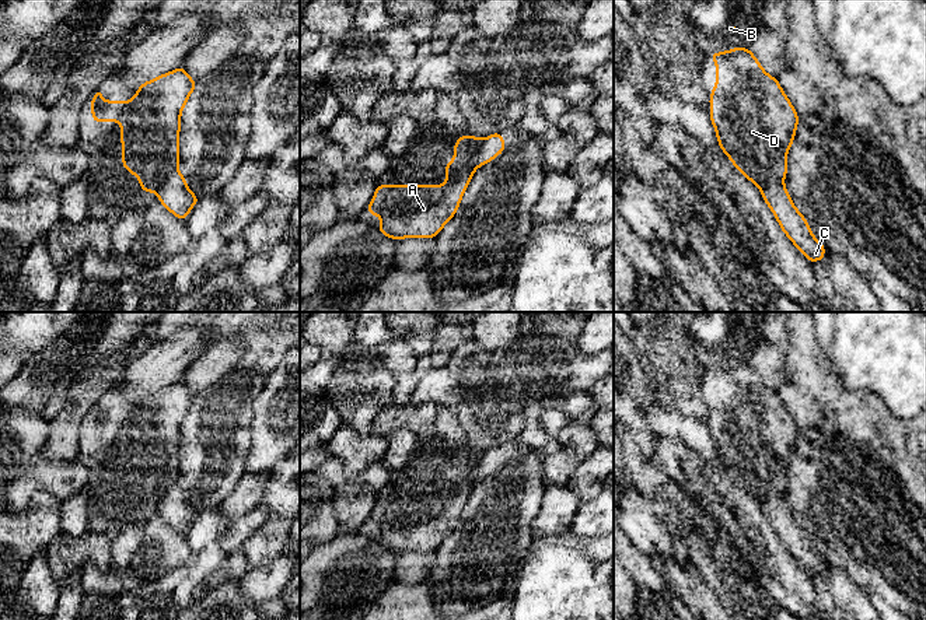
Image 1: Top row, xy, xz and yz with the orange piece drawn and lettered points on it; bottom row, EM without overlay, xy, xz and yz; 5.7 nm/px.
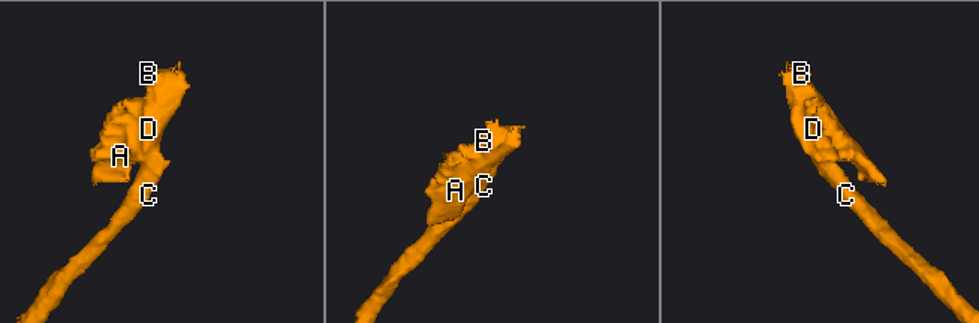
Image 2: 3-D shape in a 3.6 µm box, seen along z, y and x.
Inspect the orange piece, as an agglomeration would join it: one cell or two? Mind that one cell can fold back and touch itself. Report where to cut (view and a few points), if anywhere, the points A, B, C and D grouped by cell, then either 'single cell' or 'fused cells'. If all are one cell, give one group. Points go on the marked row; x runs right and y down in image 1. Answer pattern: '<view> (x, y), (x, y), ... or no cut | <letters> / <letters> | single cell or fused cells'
xy (177, 167), (160, 185), (157, 193) | A B D / C | fused cells

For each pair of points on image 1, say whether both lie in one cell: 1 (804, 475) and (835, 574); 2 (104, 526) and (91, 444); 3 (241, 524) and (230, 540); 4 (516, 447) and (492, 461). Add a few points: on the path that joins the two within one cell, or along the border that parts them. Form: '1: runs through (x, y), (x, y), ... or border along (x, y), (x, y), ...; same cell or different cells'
1: border along (828, 563), (841, 568), (858, 587); different cells
2: runs through (104, 505), (104, 472), (98, 465); same cell
3: runs through (241, 528), (234, 536); same cell
4: runs through (510, 451), (498, 456); same cell

